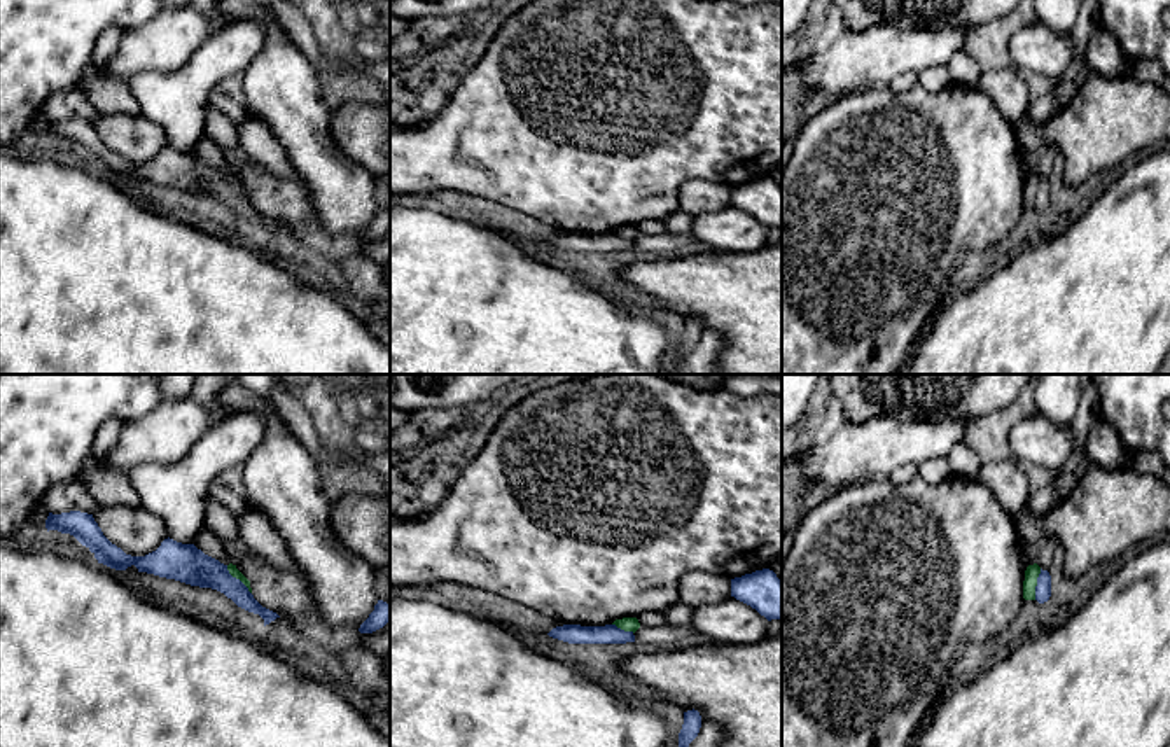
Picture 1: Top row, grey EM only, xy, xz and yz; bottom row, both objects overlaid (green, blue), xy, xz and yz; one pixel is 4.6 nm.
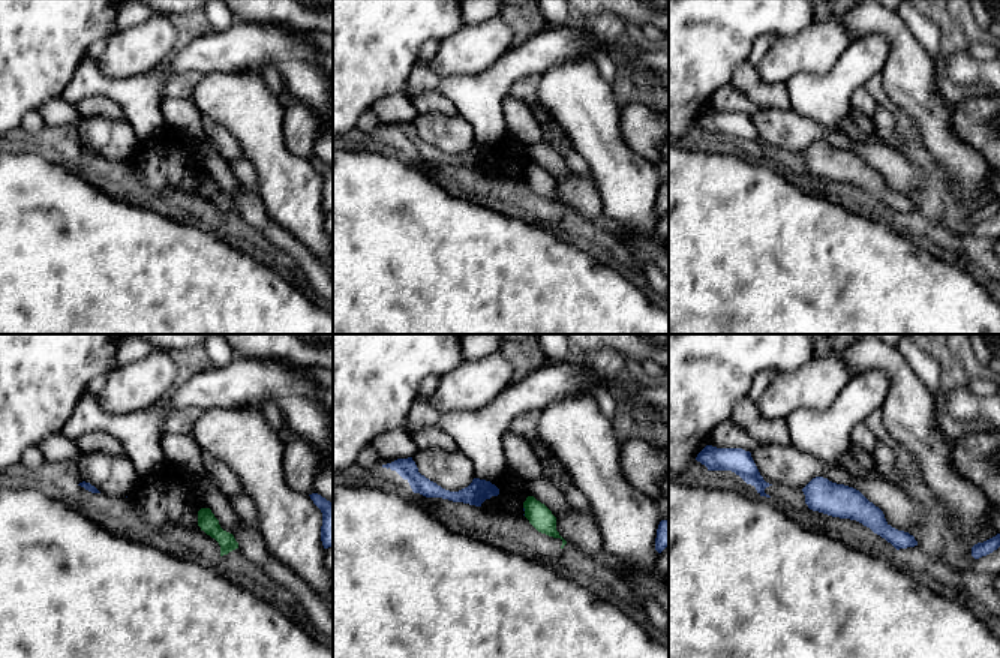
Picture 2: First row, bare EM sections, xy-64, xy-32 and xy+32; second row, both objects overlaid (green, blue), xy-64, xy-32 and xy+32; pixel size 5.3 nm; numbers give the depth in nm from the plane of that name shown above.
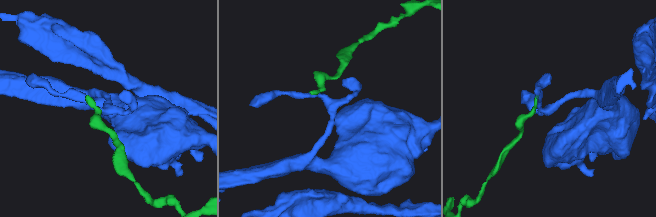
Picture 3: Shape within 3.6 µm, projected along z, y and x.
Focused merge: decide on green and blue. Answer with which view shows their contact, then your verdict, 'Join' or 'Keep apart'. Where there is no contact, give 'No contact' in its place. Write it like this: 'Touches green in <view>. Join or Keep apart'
Touches green in xy. Keep apart

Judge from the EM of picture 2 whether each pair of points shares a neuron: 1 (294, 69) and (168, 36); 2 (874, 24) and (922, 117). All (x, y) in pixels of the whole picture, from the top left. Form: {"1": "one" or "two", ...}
{"1": "two", "2": "one"}

